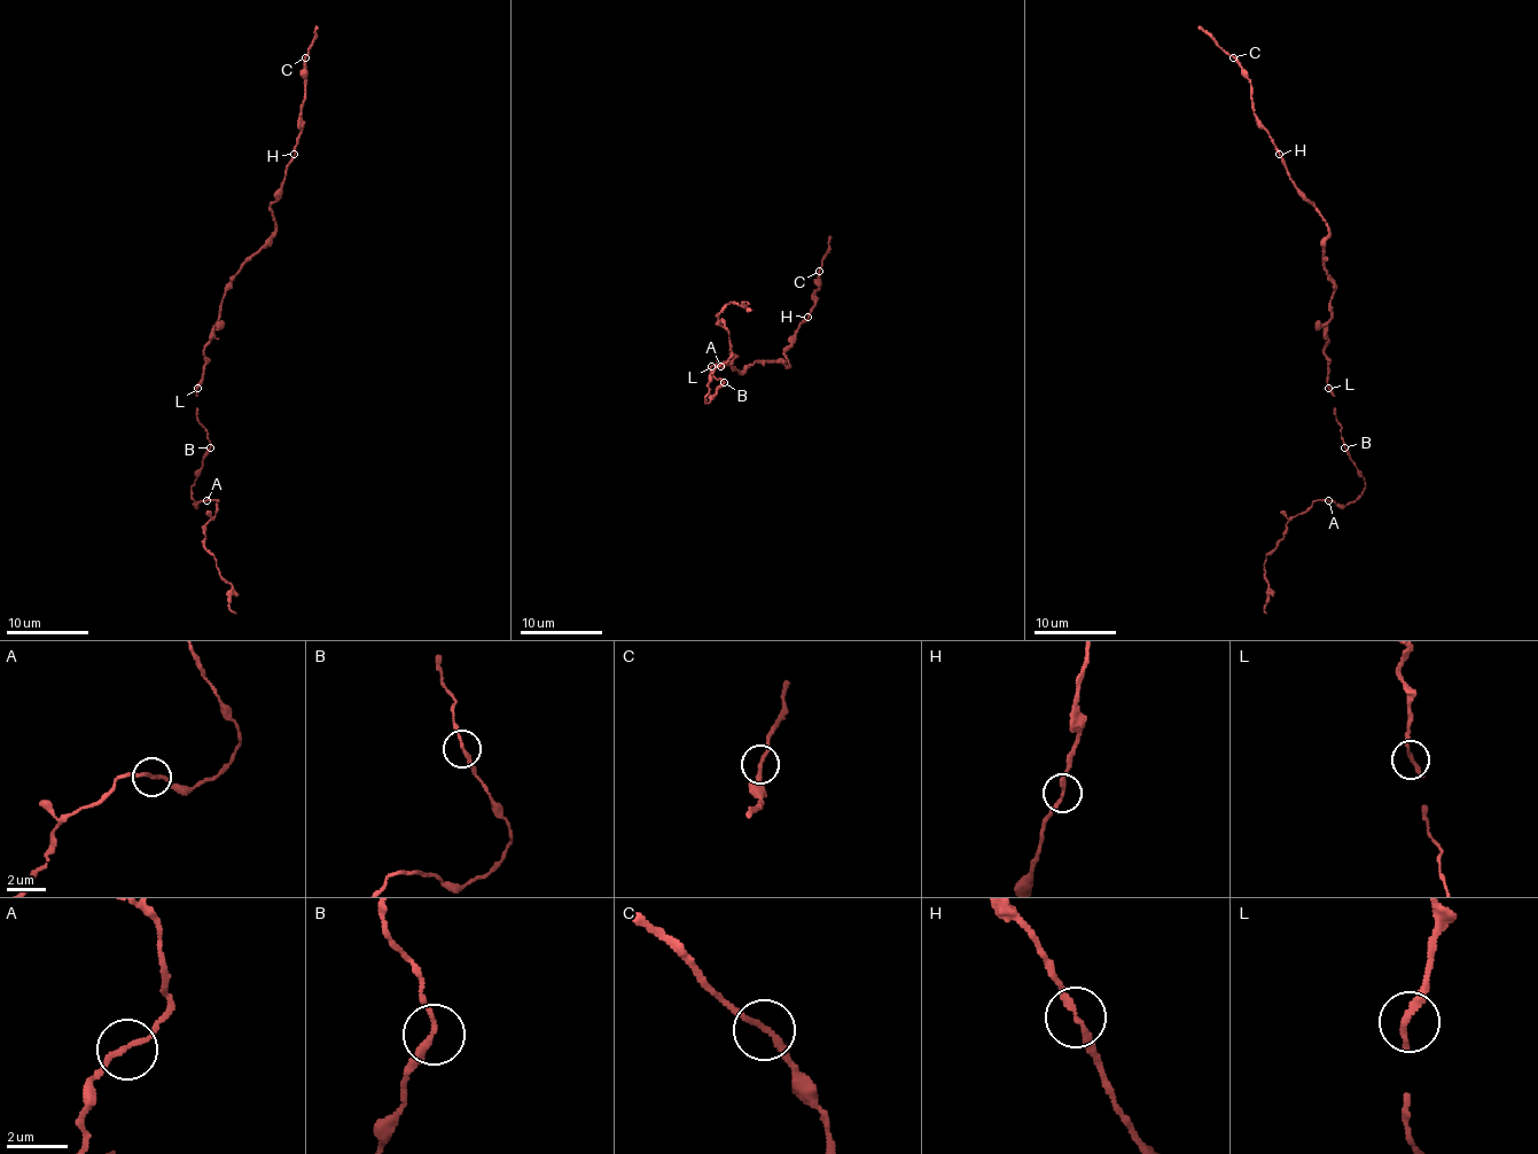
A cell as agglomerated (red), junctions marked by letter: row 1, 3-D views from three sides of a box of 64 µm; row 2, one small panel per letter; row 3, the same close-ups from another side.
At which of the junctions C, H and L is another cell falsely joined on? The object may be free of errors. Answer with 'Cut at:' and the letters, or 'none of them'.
Cut at: none of them

